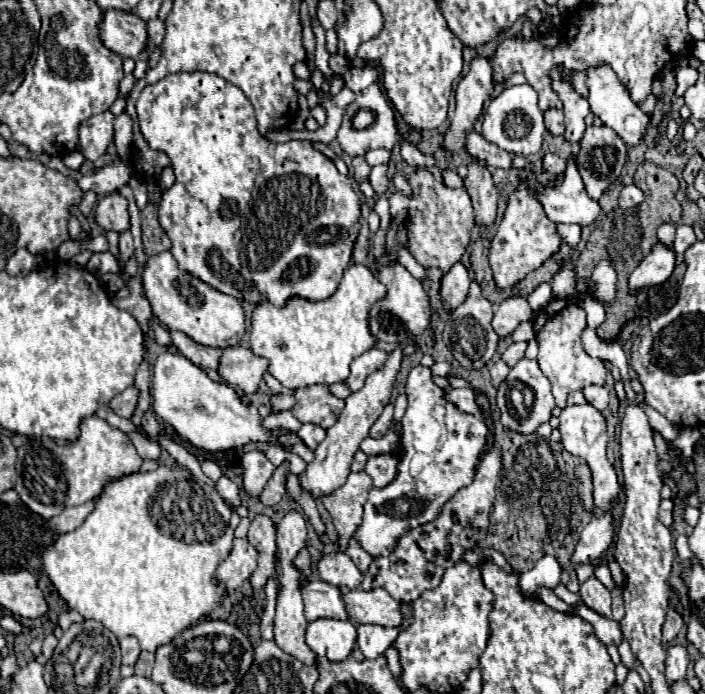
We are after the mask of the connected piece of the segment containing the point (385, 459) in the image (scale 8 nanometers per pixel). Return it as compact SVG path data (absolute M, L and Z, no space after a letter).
M390 453L378 455L378 457L368 457L366 473L372 477L374 487L382 489L382 487L390 485L396 479L396 475L398 475L398 459L394 455L390 455Z

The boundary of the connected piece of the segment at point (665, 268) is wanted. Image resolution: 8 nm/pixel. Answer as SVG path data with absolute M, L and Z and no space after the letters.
M656 245L650 255L642 259L642 263L630 275L630 293L636 295L642 289L664 283L674 271L674 251L664 245Z

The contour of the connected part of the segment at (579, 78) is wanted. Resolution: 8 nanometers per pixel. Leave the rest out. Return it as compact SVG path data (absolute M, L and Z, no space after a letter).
M580 71L573 73L572 82L576 91L583 96L584 98L588 98L588 88L586 86L586 72Z

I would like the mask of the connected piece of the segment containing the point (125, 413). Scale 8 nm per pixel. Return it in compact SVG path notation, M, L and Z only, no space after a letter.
M128 387L126 391L122 391L120 395L116 395L110 401L110 407L114 409L114 413L118 413L120 417L126 417L126 419L132 417L132 413L136 411L136 405L138 405L138 389L136 387Z

